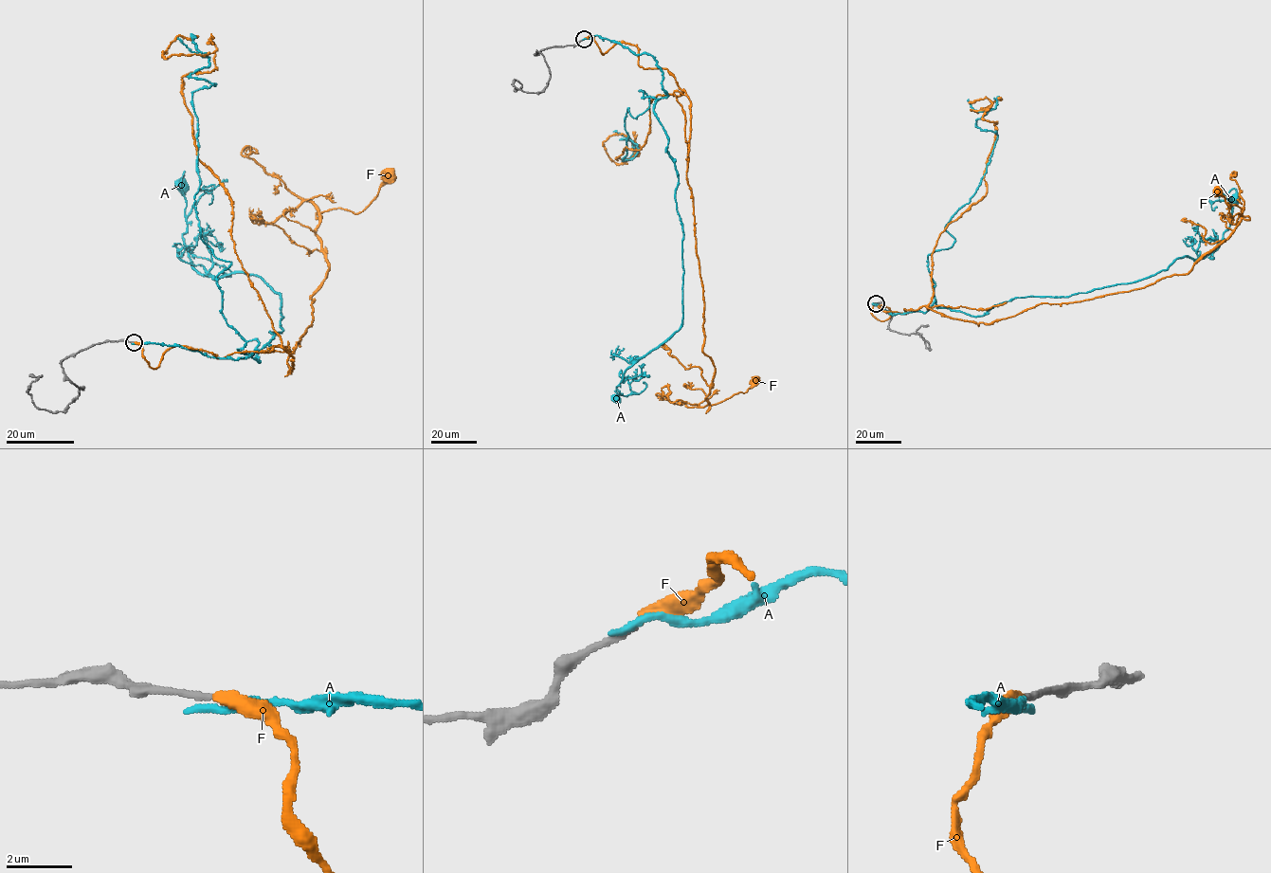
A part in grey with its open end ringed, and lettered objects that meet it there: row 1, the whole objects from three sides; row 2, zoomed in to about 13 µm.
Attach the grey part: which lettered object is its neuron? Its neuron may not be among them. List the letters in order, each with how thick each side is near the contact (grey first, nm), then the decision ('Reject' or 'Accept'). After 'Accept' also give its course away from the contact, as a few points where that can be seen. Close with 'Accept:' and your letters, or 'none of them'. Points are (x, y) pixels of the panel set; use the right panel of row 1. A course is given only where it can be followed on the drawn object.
A: Thickness 220 nm (grey) against 260 nm. Reject
F: Thickness 200 nm (grey) against 320 nm. Accept. Its course: (876, 303), (880, 320), (879, 305), (926, 306), (989, 324), (1144, 288), (1187, 274), (1248, 219), (1218, 193)
Accept: F

